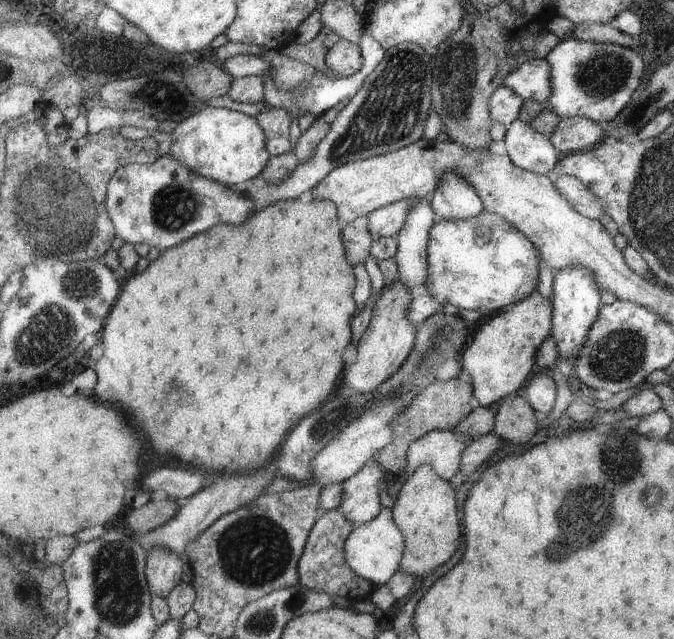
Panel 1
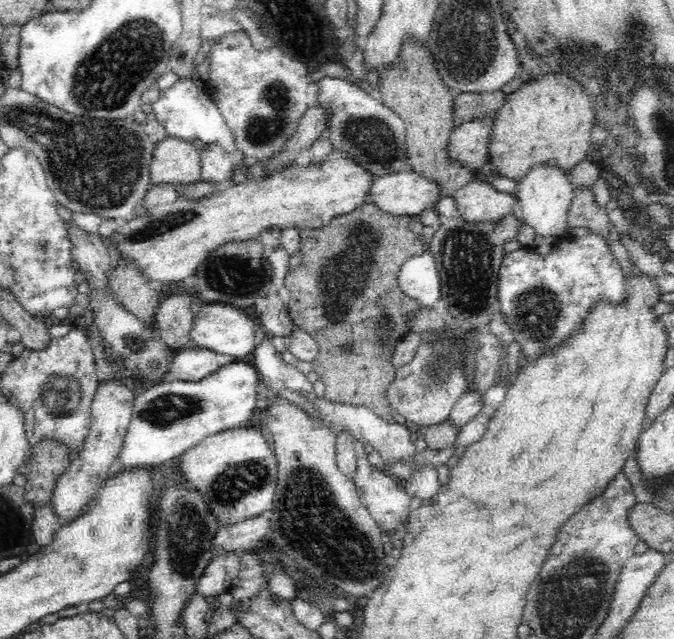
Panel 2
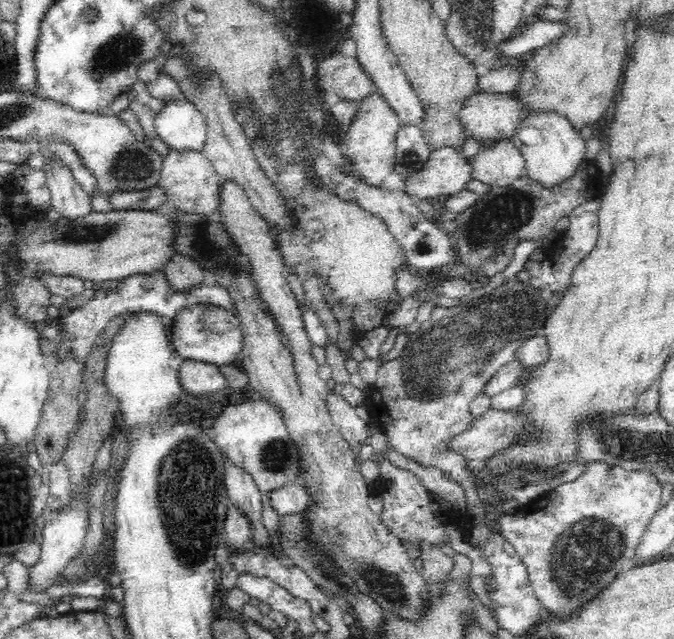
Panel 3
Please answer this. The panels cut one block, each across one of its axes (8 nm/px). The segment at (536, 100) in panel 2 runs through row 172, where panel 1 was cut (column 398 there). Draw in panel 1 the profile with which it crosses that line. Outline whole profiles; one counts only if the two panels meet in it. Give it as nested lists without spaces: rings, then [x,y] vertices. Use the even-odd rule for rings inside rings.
[[[429,464],[421,466],[415,474],[408,477],[391,510],[395,524],[405,534],[406,546],[401,562],[403,572],[421,578],[427,572],[433,572],[449,562],[451,556],[455,556],[455,552],[459,550],[463,528],[457,508],[457,490]]]

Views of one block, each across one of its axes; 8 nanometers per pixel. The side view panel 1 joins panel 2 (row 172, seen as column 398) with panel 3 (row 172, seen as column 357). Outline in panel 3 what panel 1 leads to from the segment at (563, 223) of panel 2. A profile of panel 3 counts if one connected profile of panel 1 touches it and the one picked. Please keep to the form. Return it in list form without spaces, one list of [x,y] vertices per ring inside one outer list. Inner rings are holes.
[[[554,109],[531,110],[528,116],[519,124],[511,140],[525,158],[526,173],[532,181],[538,181],[548,188],[558,182],[566,181],[580,162],[587,160],[584,138],[580,136],[580,130],[562,113]]]

